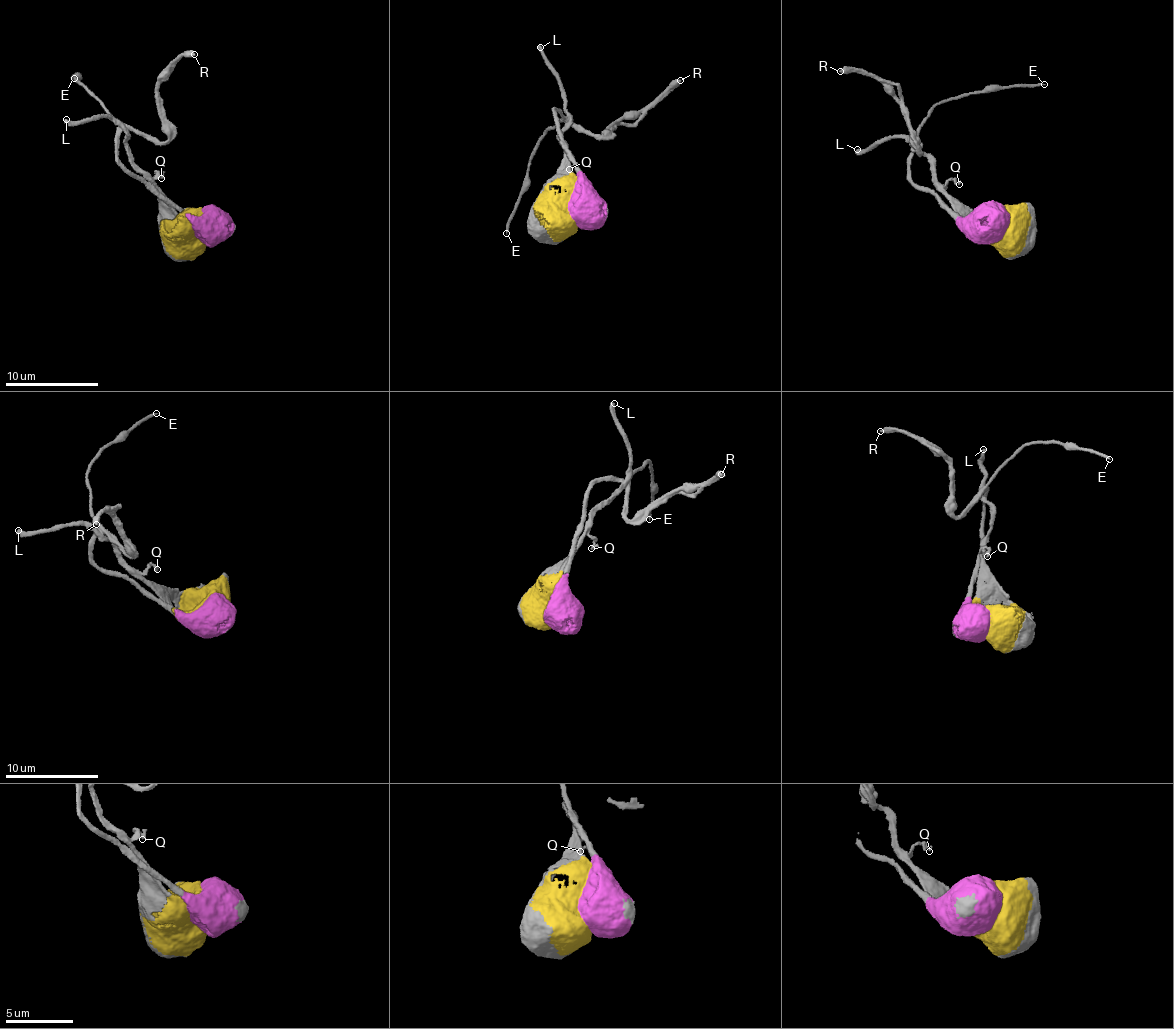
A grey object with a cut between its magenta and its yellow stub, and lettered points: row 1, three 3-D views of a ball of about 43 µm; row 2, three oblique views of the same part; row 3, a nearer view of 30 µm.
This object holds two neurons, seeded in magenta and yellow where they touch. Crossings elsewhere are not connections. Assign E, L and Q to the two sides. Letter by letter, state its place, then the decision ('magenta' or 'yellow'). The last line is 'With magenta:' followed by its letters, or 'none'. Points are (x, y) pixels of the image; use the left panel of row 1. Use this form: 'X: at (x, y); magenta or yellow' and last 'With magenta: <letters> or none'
E: at (74, 78); magenta
L: at (66, 119); yellow
Q: at (161, 178); yellow
With magenta: E

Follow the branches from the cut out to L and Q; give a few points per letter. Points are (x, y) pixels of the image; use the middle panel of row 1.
L: (573, 208), (575, 182), (565, 165), (567, 151), (559, 139), (563, 127), (570, 121), (559, 74), (540, 47)
Q: (573, 208), (575, 182), (565, 165), (566, 153), (570, 169)

